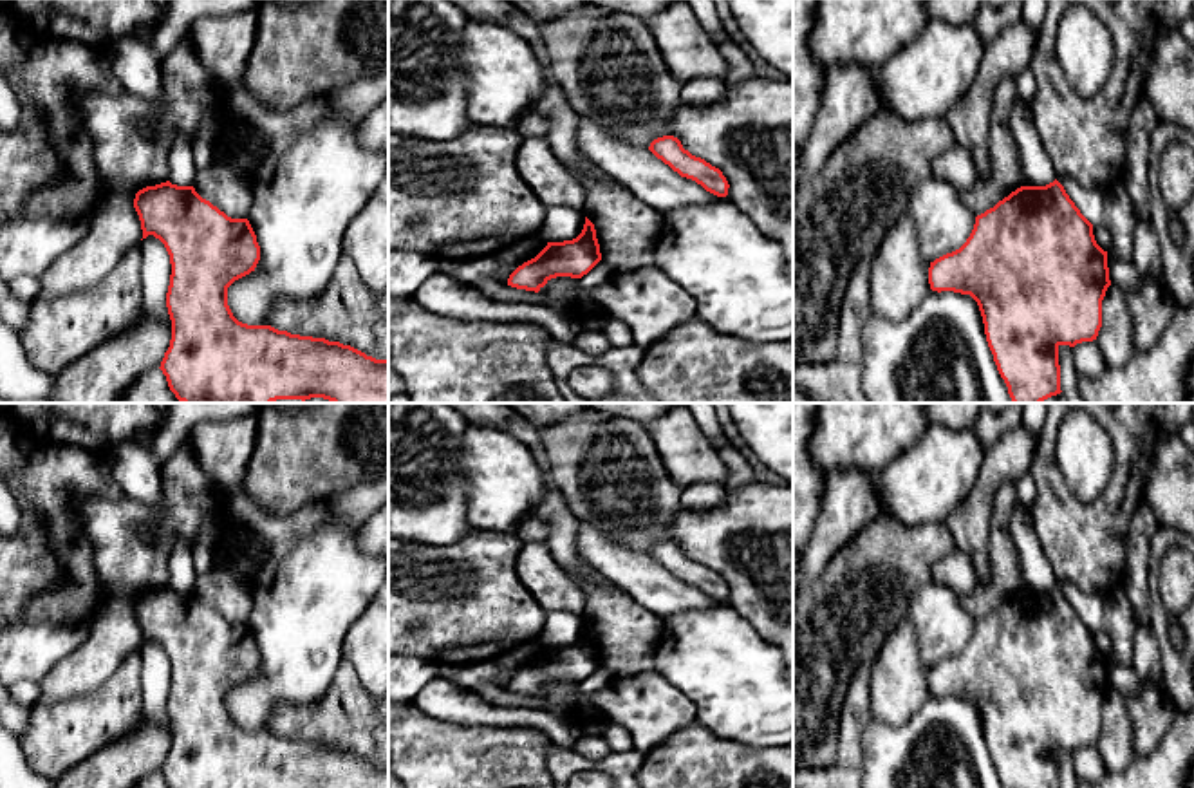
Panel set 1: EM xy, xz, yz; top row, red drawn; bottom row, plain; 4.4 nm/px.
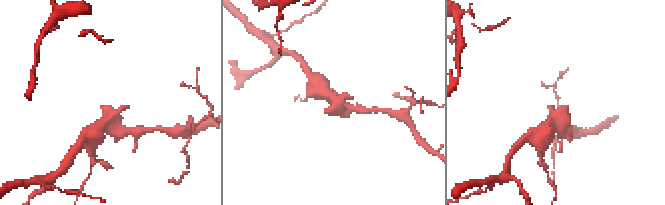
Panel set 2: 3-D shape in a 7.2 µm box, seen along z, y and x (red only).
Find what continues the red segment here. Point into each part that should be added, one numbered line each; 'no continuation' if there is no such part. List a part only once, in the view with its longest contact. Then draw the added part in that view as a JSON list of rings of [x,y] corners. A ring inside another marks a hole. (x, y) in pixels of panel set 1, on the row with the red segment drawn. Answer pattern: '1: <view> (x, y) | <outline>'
no continuation

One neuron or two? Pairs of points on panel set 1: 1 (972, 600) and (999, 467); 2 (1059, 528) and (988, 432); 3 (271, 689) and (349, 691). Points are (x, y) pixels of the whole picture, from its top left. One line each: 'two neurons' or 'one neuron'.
1: one neuron
2: two neurons
3: two neurons

